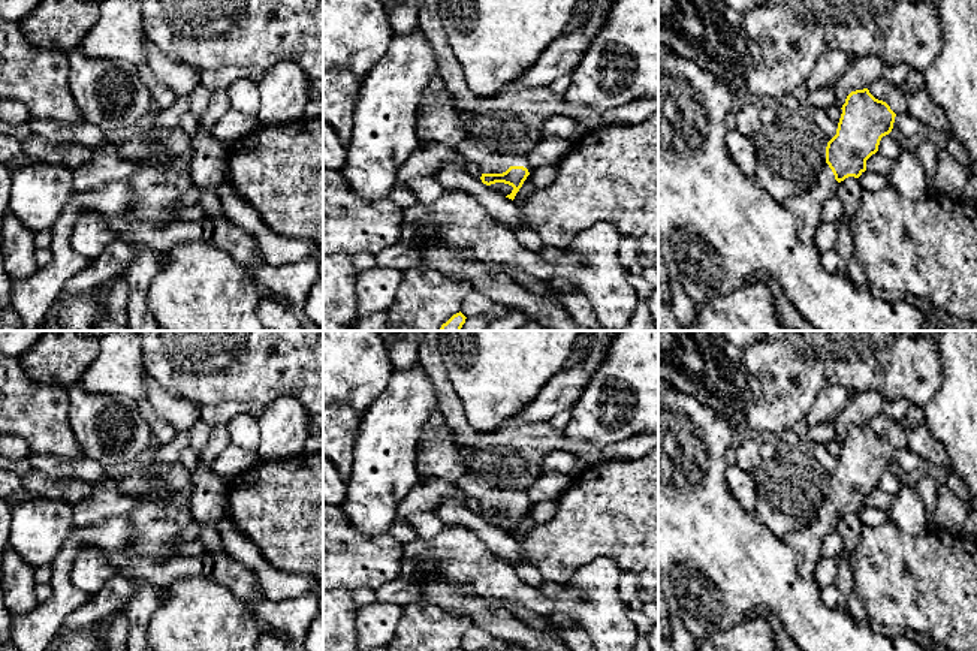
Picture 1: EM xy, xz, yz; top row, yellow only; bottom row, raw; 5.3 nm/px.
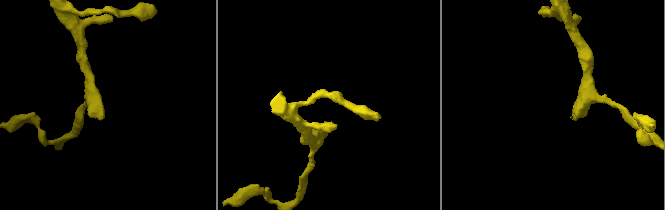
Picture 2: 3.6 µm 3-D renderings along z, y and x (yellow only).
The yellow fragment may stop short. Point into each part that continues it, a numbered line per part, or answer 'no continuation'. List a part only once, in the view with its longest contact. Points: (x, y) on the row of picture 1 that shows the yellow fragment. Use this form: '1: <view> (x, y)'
1: xz (489, 162)

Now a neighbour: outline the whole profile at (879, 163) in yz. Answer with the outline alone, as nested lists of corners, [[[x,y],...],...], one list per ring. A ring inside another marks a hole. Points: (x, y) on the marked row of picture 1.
[[[875,153],[866,160],[866,171],[887,177],[892,171],[892,159]]]

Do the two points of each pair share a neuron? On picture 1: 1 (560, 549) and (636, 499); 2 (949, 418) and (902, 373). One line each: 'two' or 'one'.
1: one
2: two

